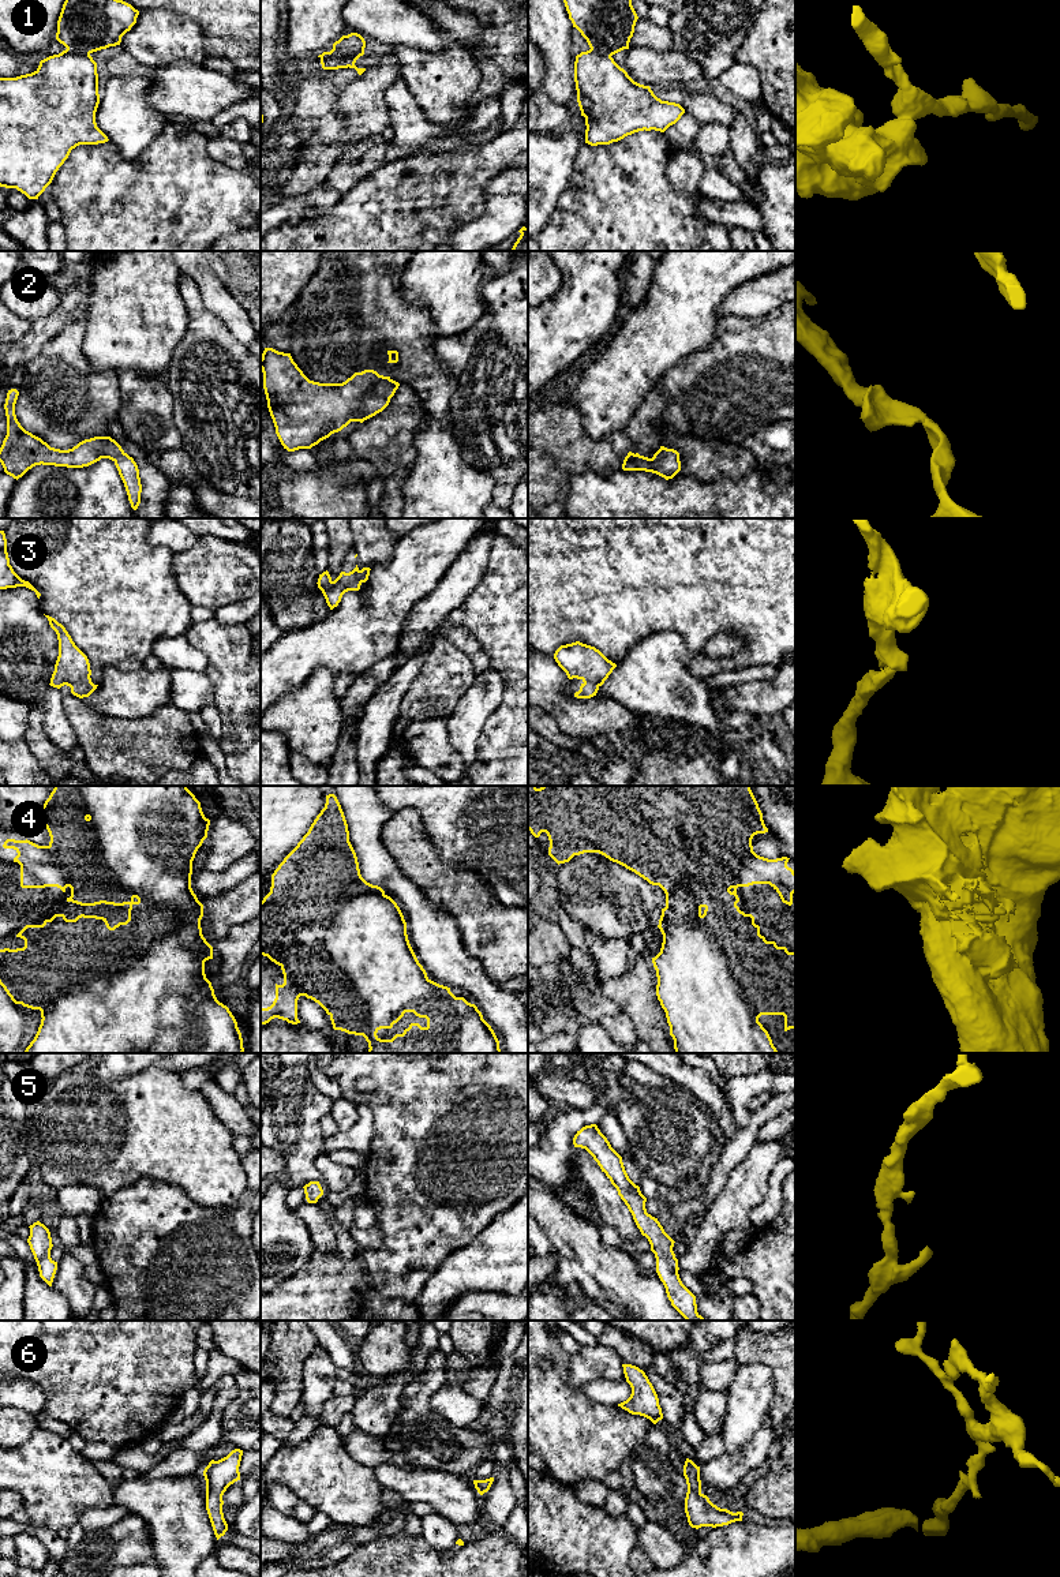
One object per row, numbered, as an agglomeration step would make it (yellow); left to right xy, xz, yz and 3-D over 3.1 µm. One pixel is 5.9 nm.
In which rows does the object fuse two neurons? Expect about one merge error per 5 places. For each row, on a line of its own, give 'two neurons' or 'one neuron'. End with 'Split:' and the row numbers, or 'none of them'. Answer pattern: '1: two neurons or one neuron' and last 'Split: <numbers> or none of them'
1: two neurons
2: one neuron
3: one neuron
4: two neurons
5: one neuron
6: one neuron
Split: 1, 4

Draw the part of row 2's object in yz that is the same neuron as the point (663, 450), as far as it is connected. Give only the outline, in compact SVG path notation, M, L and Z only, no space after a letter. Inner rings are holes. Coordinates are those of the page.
M660 446L652 458L629 452L623 460L622 469L652 472L668 480L681 471L679 453L664 446Z

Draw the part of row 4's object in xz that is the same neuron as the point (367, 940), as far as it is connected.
M385 894L360 895L347 902L333 917L323 939L325 949L332 958L330 964L303 964L301 984L297 986L289 981L286 967L281 966L284 984L276 984L276 999L267 1008L261 1008L261 1026L278 1018L288 1023L297 1025L297 1000L300 996L314 1000L323 1008L325 978L337 967L355 986L352 993L333 994L333 1012L330 1020L334 1030L348 1034L363 1035L368 1042L368 1053L501 1053L499 1041L491 1026L483 1019L475 1004L464 997L456 997L450 988L439 985L427 977L426 970L419 963L407 934L407 922L397 903ZM405 1012L413 1012L419 1018L427 1019L427 1026L411 1023L402 1034L396 1034L392 1040L381 1040L377 1033L381 1029L392 1029Z

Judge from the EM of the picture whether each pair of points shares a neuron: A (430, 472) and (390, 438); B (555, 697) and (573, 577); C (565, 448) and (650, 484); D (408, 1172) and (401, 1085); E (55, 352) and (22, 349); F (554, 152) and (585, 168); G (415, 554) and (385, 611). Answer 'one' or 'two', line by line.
A: two
B: two
C: two
D: one
E: two
F: two
G: one

